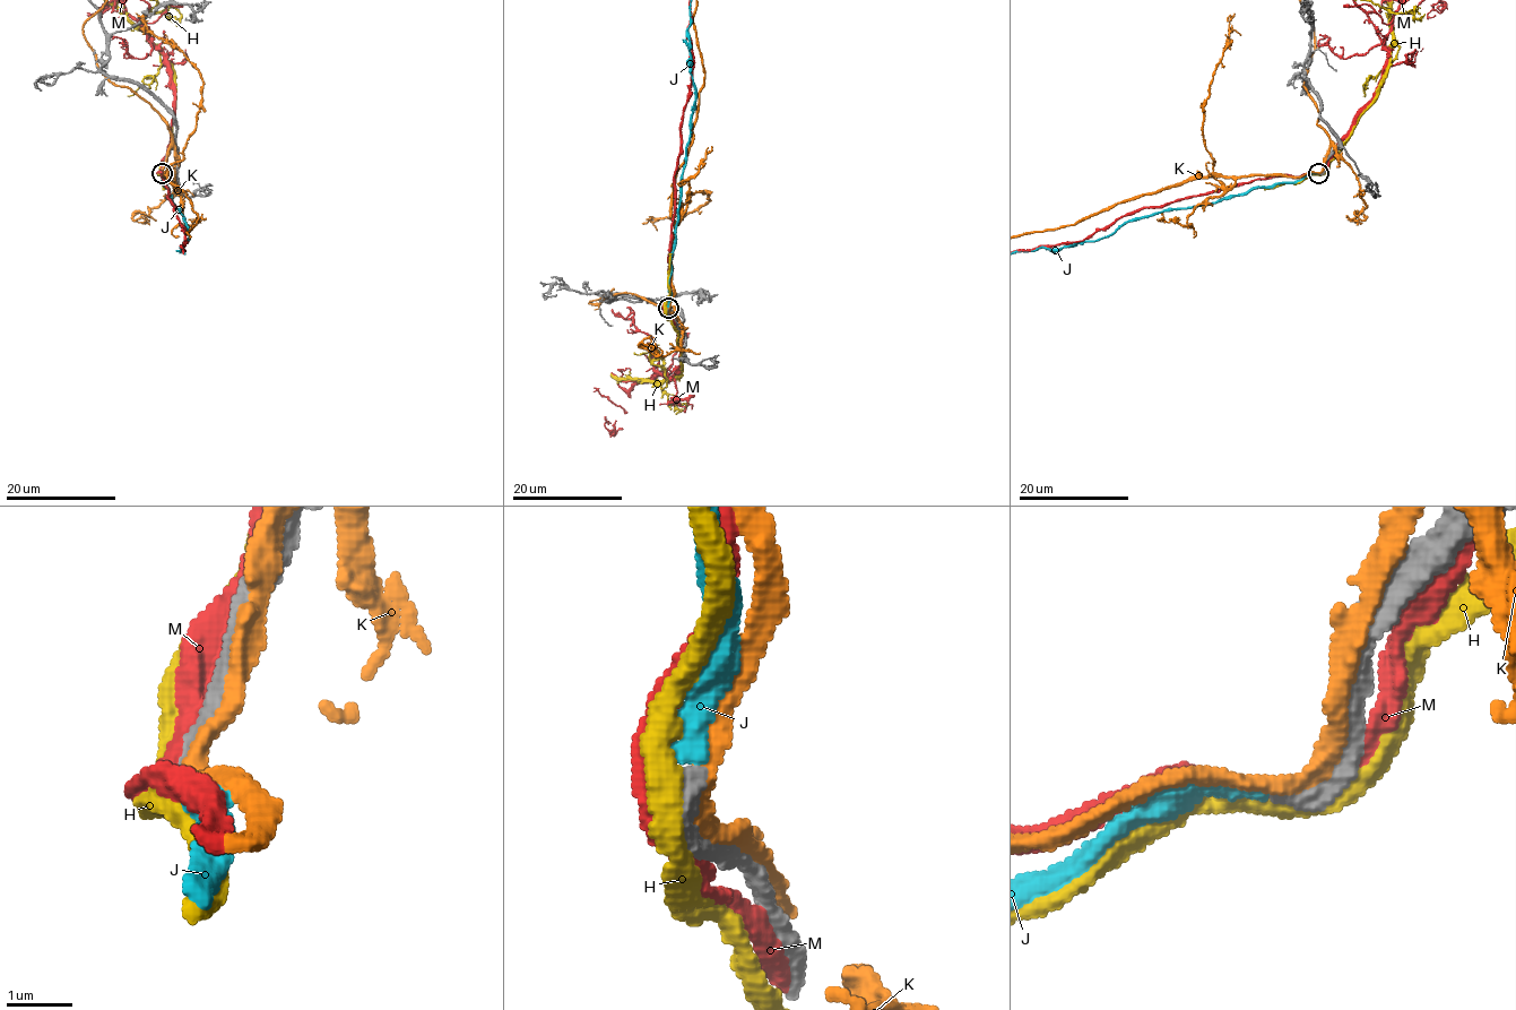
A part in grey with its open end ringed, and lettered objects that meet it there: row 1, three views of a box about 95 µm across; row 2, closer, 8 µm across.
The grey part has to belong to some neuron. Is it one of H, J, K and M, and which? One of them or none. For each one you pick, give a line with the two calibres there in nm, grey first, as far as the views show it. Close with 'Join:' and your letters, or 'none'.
J: 320 nm thick on the grey side, 320 nm on the other
Join: J

